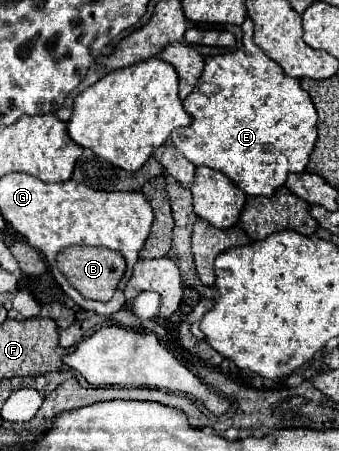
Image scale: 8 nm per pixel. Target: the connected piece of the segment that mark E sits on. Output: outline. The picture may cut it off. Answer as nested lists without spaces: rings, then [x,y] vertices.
[[[247,17],[245,23],[241,25],[241,29],[243,29],[243,47],[241,47],[237,53],[213,55],[213,57],[207,57],[207,59],[205,59],[205,69],[203,69],[203,73],[201,73],[201,77],[199,77],[195,89],[193,89],[193,91],[189,93],[189,97],[183,101],[183,107],[185,107],[185,111],[193,117],[193,123],[191,123],[189,127],[185,127],[185,129],[175,129],[173,135],[171,135],[171,141],[173,141],[173,145],[179,147],[179,151],[181,151],[191,163],[195,163],[197,167],[199,167],[199,165],[205,165],[205,167],[211,167],[211,169],[219,169],[219,171],[225,173],[235,185],[239,185],[239,189],[243,189],[247,195],[265,195],[265,197],[267,197],[267,195],[275,193],[275,189],[279,189],[279,187],[285,183],[285,179],[287,179],[289,173],[303,173],[303,171],[305,171],[307,161],[309,161],[309,155],[311,155],[311,149],[313,149],[313,145],[315,145],[315,141],[317,141],[317,111],[315,111],[315,107],[313,107],[313,101],[311,101],[309,93],[301,89],[299,79],[293,79],[293,77],[289,77],[289,75],[285,75],[285,71],[281,69],[281,65],[277,65],[261,47],[257,47],[257,45],[253,43],[253,21],[251,21],[249,17]]]

